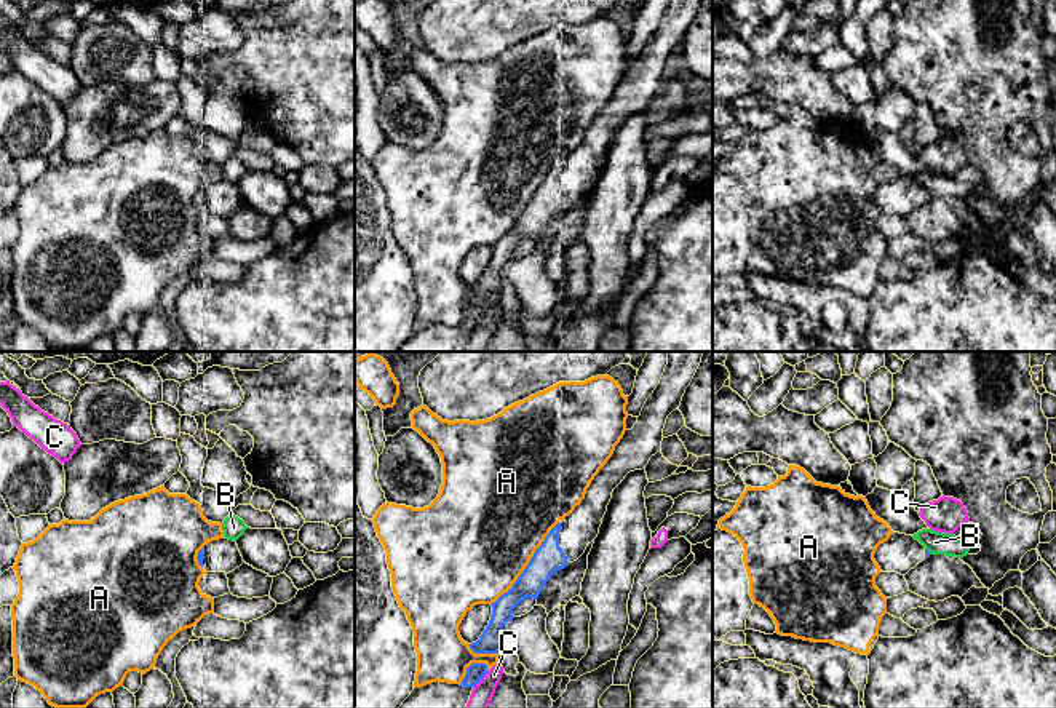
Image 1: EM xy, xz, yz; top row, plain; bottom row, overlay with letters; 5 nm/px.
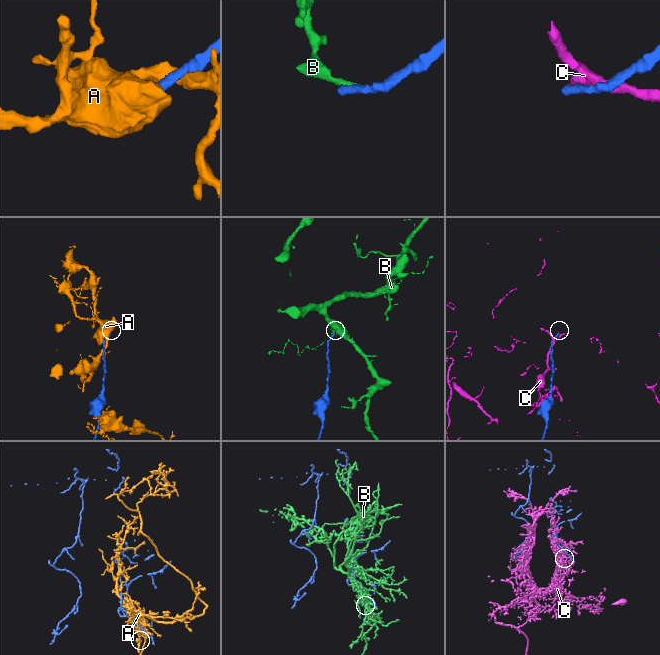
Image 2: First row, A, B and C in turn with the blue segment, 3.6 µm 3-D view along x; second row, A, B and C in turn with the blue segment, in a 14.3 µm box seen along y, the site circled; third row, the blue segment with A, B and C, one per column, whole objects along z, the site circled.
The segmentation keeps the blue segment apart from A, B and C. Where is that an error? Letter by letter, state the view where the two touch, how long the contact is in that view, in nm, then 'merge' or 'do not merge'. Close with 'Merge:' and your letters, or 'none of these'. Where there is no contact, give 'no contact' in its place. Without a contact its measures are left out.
A: meets blue in xz; contact 550 nm long; do not merge
B: meets blue in yz; contact 50 nm long; do not merge
C: meets blue in xz; contact 120 nm long; do not merge
Merge: none of these

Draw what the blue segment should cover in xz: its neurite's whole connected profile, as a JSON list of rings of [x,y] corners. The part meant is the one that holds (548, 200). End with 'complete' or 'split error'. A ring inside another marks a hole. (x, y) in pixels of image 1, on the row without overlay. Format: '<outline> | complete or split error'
[[[668,0],[660,26],[647,40],[637,64],[625,74],[582,145],[550,173],[513,229],[490,246],[489,267],[476,284],[468,286],[474,296],[498,296],[503,267],[514,261],[513,251],[526,240],[537,241],[550,219],[577,203],[597,179],[613,131],[629,113],[645,110],[650,99],[661,93],[666,61],[679,51],[700,5],[701,0]]] | split error

